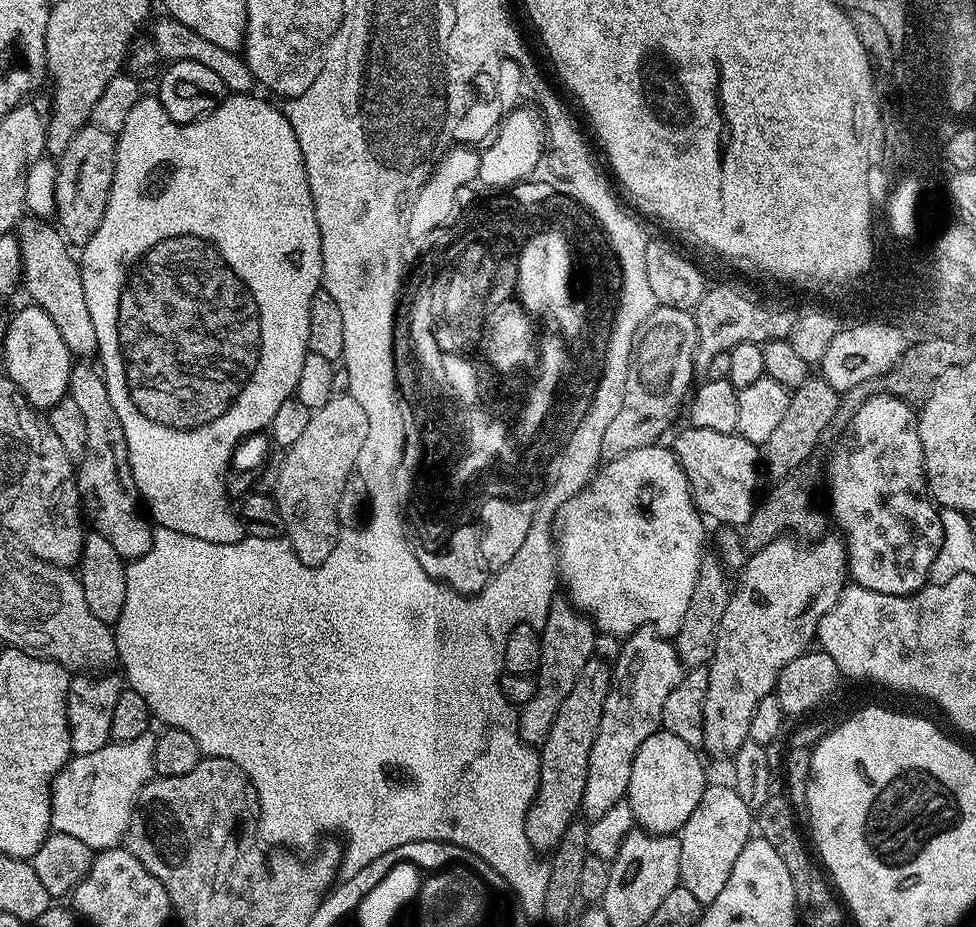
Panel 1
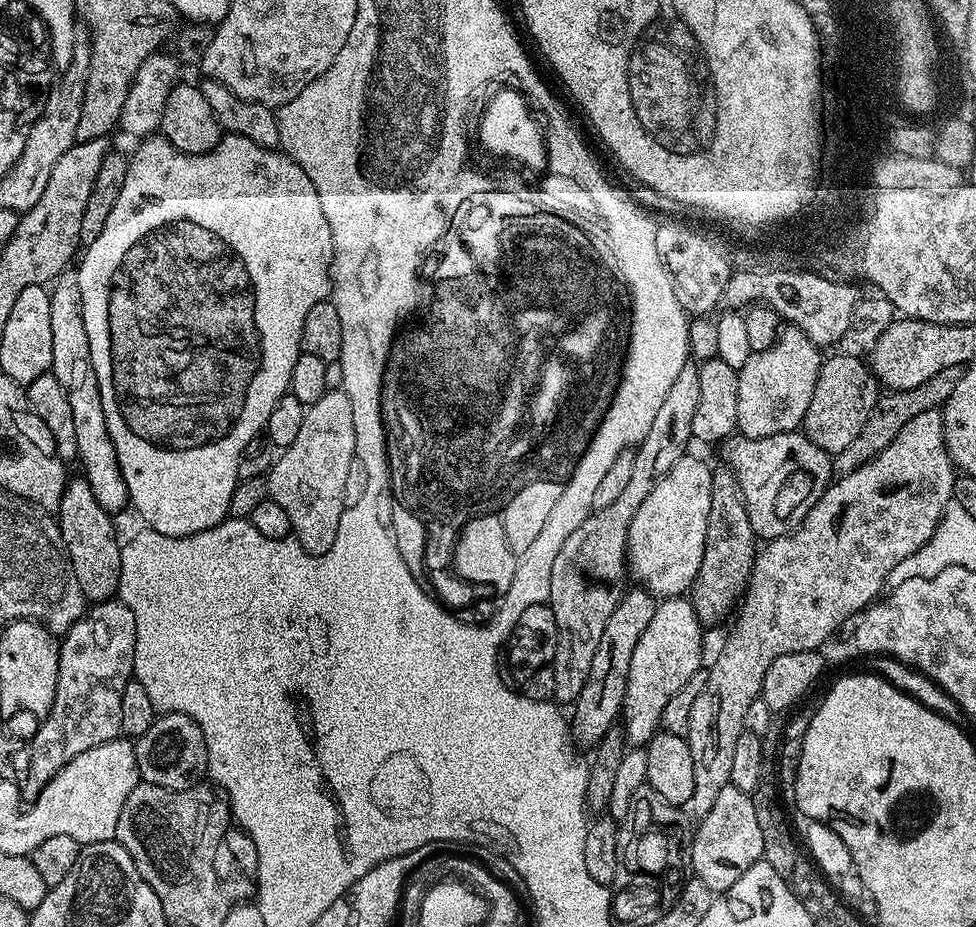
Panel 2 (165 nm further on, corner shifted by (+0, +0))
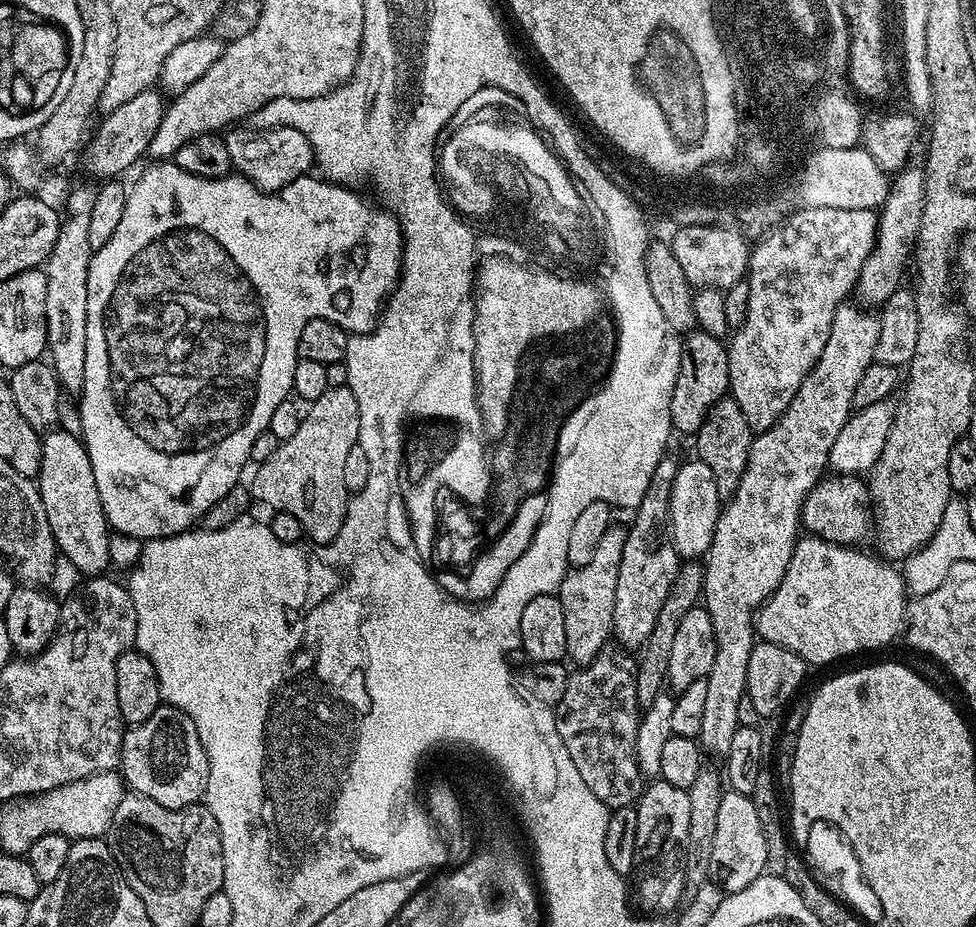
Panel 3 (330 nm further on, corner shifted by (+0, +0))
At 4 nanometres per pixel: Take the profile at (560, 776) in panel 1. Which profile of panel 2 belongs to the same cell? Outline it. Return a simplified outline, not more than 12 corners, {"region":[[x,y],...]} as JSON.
{"region":[[625,591],[571,709],[577,745],[621,719],[630,660],[657,597]]}

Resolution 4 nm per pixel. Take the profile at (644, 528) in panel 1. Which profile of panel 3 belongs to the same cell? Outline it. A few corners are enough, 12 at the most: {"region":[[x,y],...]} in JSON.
{"region":[[710,466],[677,467],[668,523],[676,552],[700,558],[721,507]]}

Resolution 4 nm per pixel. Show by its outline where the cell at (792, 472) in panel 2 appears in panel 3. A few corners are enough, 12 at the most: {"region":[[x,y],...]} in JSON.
{"region":[[825,475],[804,499],[811,535],[845,546],[874,528],[867,483]]}

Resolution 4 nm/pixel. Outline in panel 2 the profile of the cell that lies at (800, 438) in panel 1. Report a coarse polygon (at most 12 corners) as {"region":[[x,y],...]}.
{"region":[[861,357],[821,363],[802,431],[846,450],[882,385]]}

